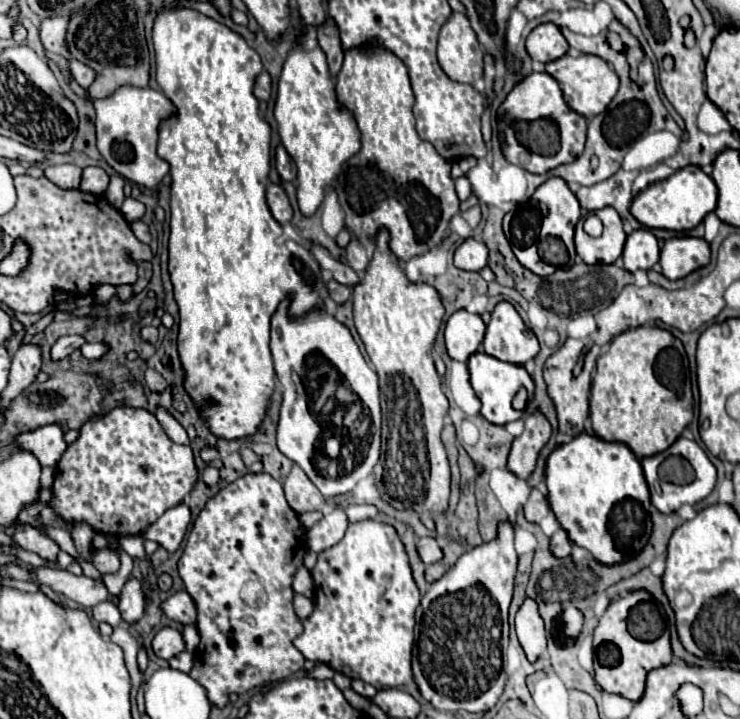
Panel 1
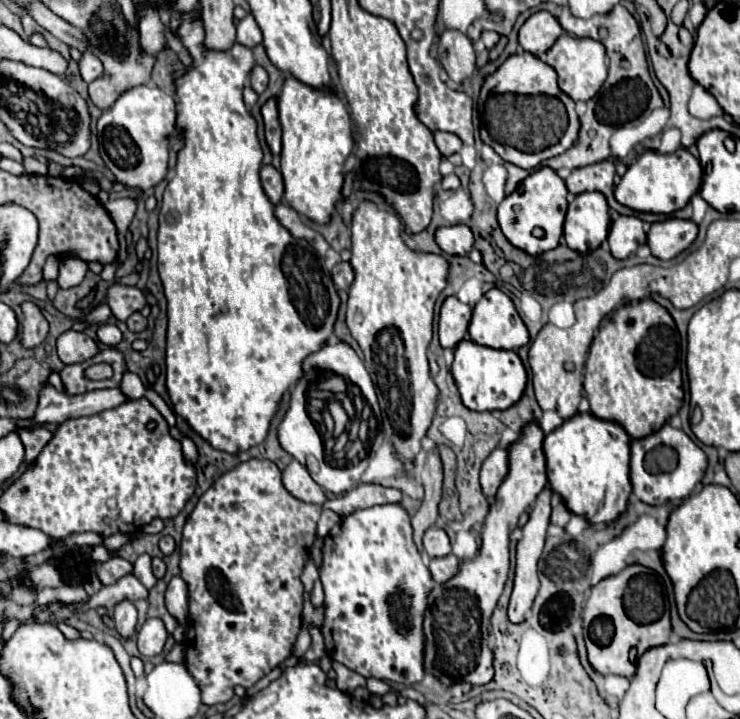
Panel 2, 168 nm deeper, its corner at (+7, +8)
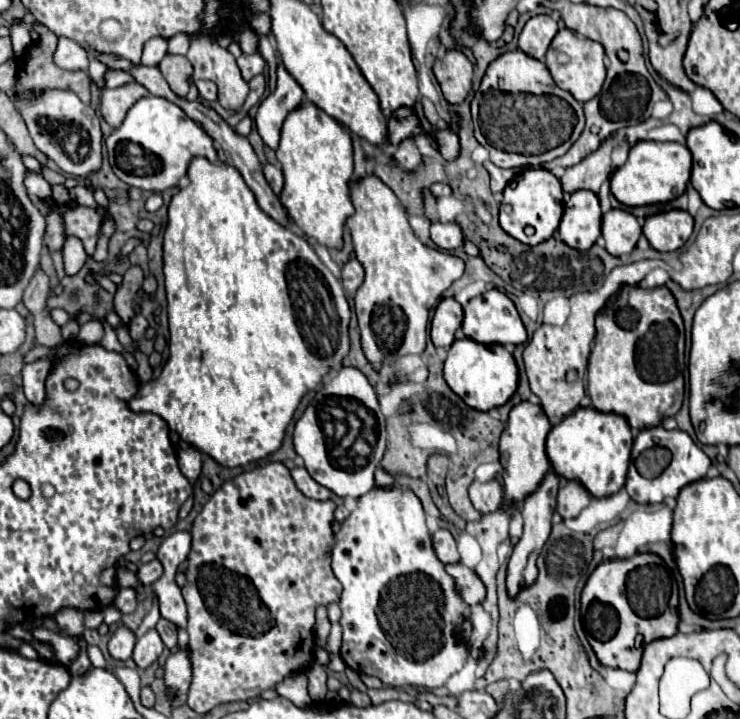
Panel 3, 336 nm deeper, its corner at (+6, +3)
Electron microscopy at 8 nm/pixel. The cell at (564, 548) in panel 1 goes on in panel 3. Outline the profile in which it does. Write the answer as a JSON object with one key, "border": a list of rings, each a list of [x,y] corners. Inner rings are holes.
{"border":[[[562,481],[560,489],[558,489],[558,513],[564,519],[576,517],[584,507],[588,507],[588,503],[592,501],[592,495],[586,491],[586,487],[580,481]]]}

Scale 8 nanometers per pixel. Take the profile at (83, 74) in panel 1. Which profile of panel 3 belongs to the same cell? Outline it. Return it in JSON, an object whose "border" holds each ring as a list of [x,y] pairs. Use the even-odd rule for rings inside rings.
{"border":[[[110,71],[106,87],[122,87],[126,83],[132,83],[132,81],[134,81],[134,77],[130,73],[126,73],[126,71]]]}

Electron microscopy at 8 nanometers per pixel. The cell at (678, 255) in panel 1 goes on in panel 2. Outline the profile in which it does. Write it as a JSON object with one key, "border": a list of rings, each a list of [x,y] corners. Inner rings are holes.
{"border":[[[669,218],[665,222],[651,224],[651,230],[647,234],[647,244],[655,258],[671,260],[683,250],[687,250],[695,238],[697,238],[695,222]]]}

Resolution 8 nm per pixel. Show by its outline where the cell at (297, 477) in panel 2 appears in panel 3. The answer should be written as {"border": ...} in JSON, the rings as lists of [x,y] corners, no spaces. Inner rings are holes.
{"border":[[[304,467],[292,469],[292,477],[294,477],[296,487],[298,487],[306,497],[318,499],[318,501],[324,501],[324,499],[330,499],[330,497],[332,497],[332,491],[326,489],[326,487],[322,487],[320,483],[316,483]]]}

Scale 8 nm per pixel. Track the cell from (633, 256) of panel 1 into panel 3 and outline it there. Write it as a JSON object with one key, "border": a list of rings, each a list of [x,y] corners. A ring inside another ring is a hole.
{"border":[[[610,209],[602,217],[602,237],[606,251],[612,255],[628,255],[636,247],[642,227],[638,219],[624,209]]]}

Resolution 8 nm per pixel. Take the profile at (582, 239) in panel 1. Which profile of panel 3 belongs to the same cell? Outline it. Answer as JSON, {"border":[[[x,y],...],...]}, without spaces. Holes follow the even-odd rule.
{"border":[[[576,191],[564,205],[564,215],[558,225],[558,233],[570,247],[586,251],[600,235],[602,211],[596,193]]]}

